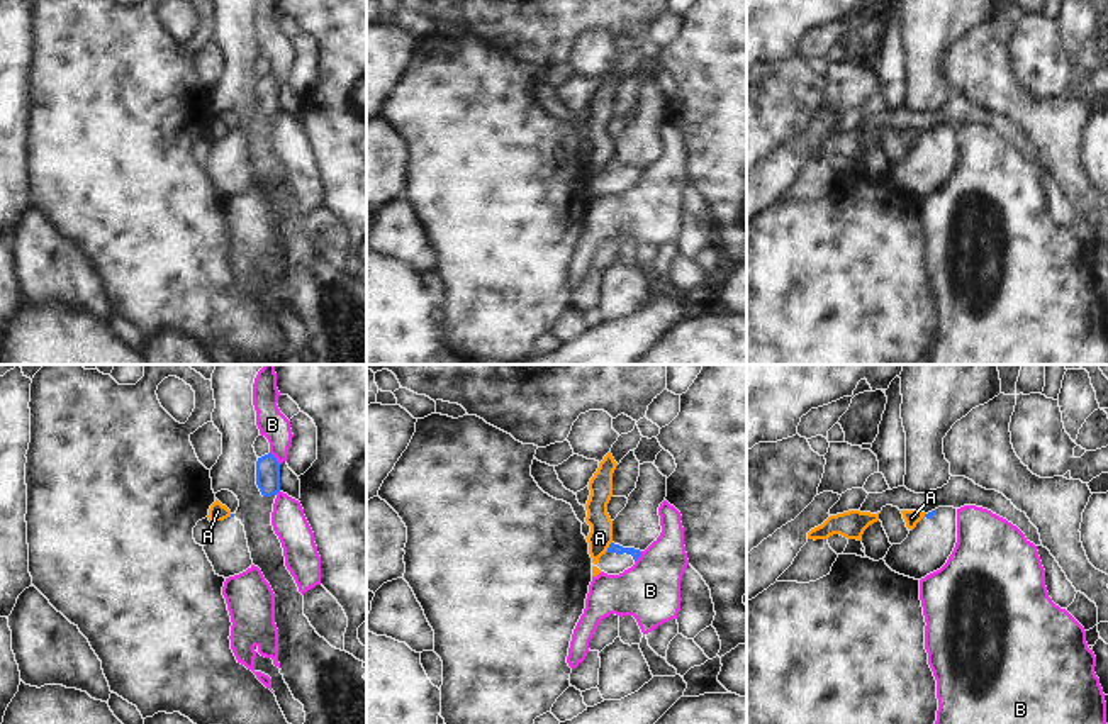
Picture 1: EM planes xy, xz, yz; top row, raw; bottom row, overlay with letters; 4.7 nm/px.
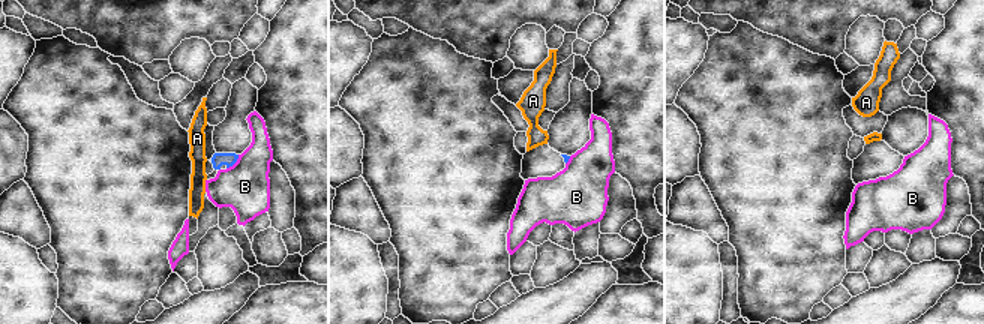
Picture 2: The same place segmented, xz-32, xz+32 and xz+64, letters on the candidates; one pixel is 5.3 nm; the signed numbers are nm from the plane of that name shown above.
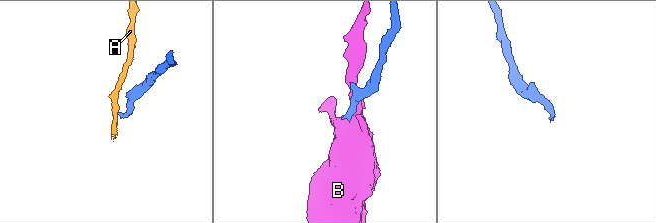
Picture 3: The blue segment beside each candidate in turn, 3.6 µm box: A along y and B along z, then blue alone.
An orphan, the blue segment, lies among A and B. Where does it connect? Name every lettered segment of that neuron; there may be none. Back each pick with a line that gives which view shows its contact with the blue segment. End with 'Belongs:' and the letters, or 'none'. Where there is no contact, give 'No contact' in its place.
Belongs: none.

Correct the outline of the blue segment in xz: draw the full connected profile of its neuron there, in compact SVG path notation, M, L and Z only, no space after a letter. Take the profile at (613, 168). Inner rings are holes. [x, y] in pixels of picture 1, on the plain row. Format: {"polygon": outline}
{"polygon": "M611 163L607 171L599 178L599 183L592 183L592 187L597 187L607 195L619 195L624 190L631 188L640 176L640 170L623 168L619 164Z"}

